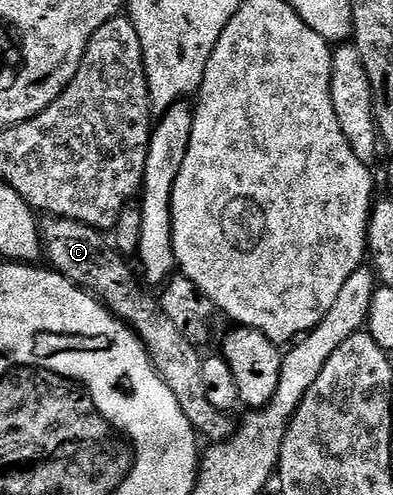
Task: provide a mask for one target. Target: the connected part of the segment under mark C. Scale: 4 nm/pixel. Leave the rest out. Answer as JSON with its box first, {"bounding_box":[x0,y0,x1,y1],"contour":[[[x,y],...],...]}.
{"bounding_box":[41,217,233,443],"contour":[[[54,217],[42,220],[41,234],[46,262],[51,262],[48,264],[69,282],[77,284],[84,291],[90,291],[103,306],[109,308],[135,332],[147,350],[156,373],[163,378],[165,385],[169,385],[169,389],[173,389],[173,397],[177,397],[181,411],[185,417],[189,417],[191,428],[211,443],[230,439],[233,434],[232,416],[221,409],[213,409],[209,397],[205,397],[205,383],[201,381],[204,356],[199,355],[200,348],[181,337],[181,332],[173,326],[173,321],[165,317],[158,298],[154,294],[151,296],[146,291],[148,288],[135,280],[130,265],[107,244],[108,236],[77,221]]]}

